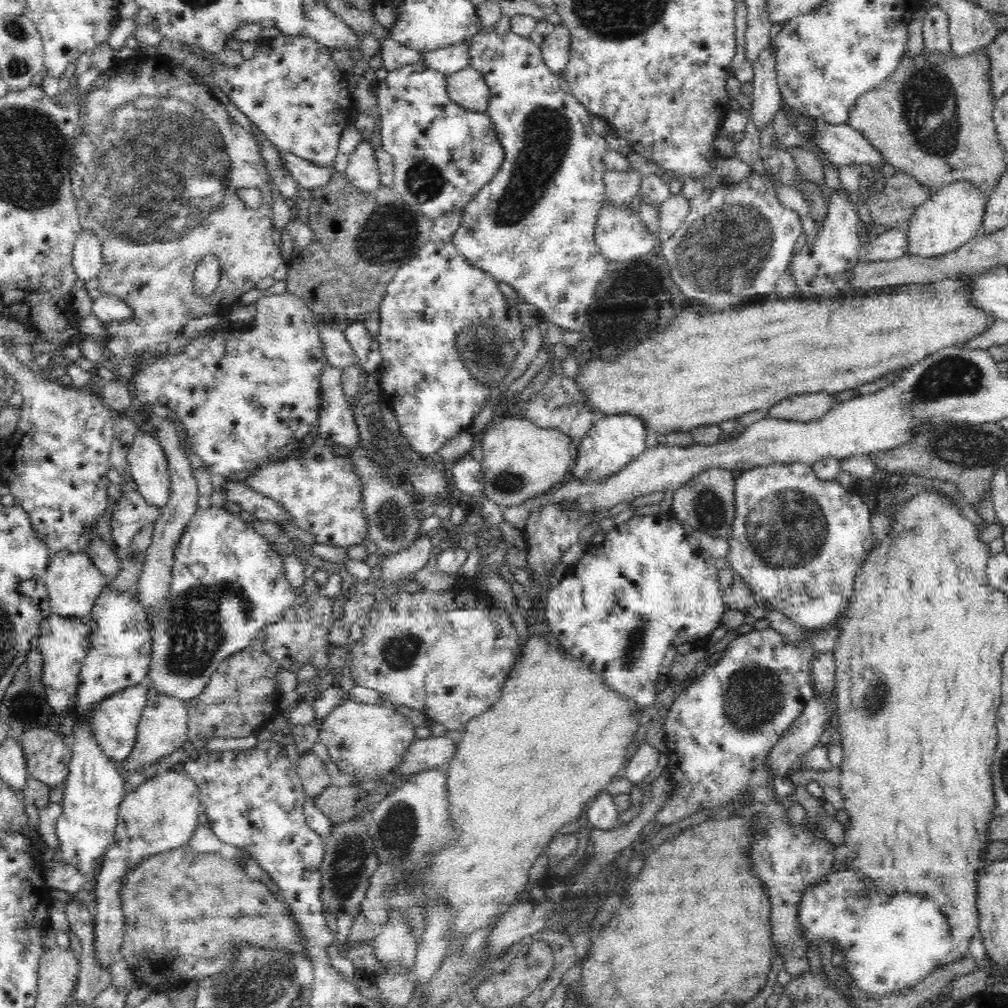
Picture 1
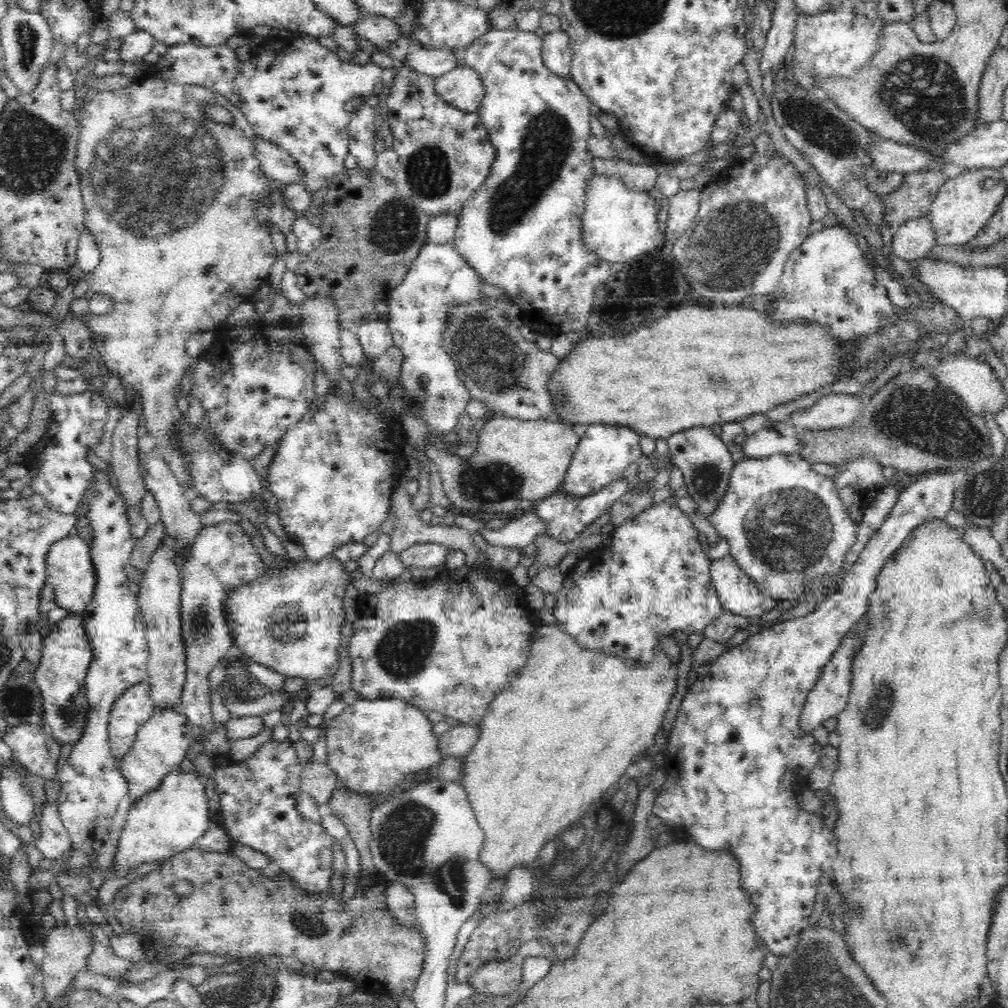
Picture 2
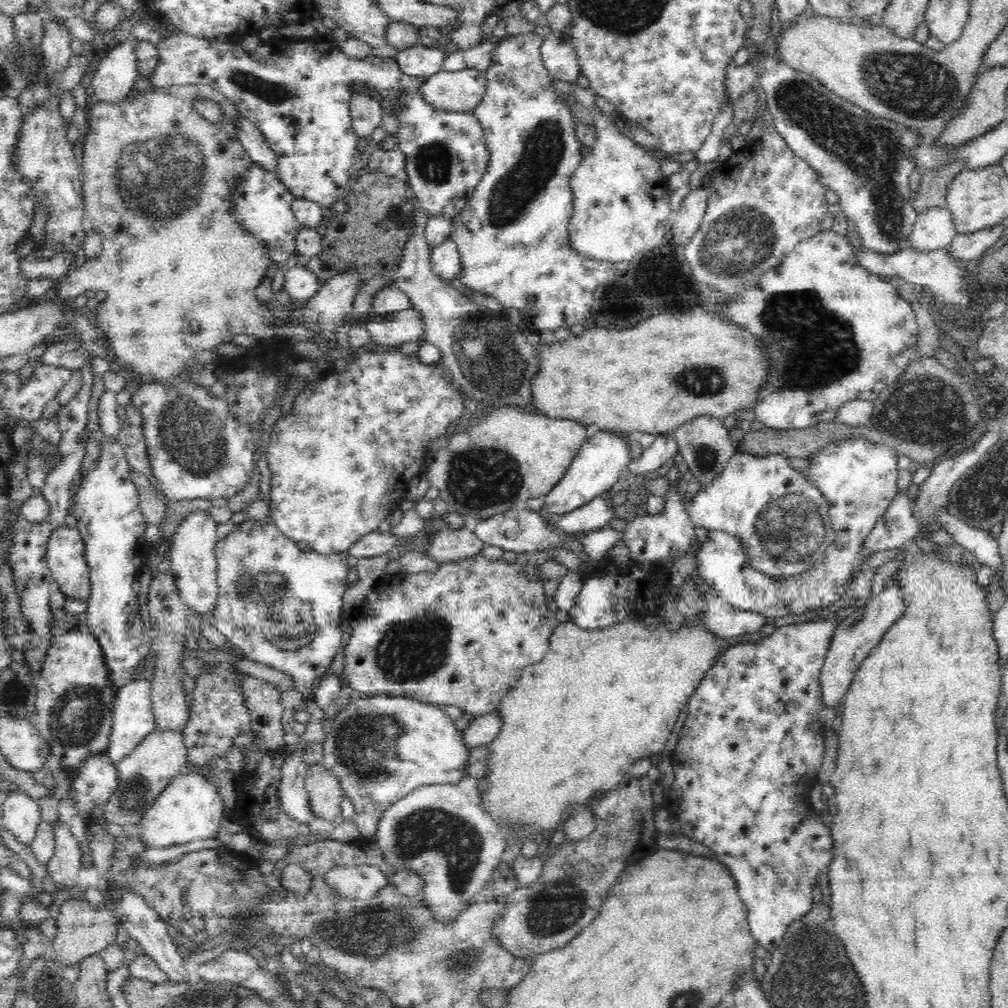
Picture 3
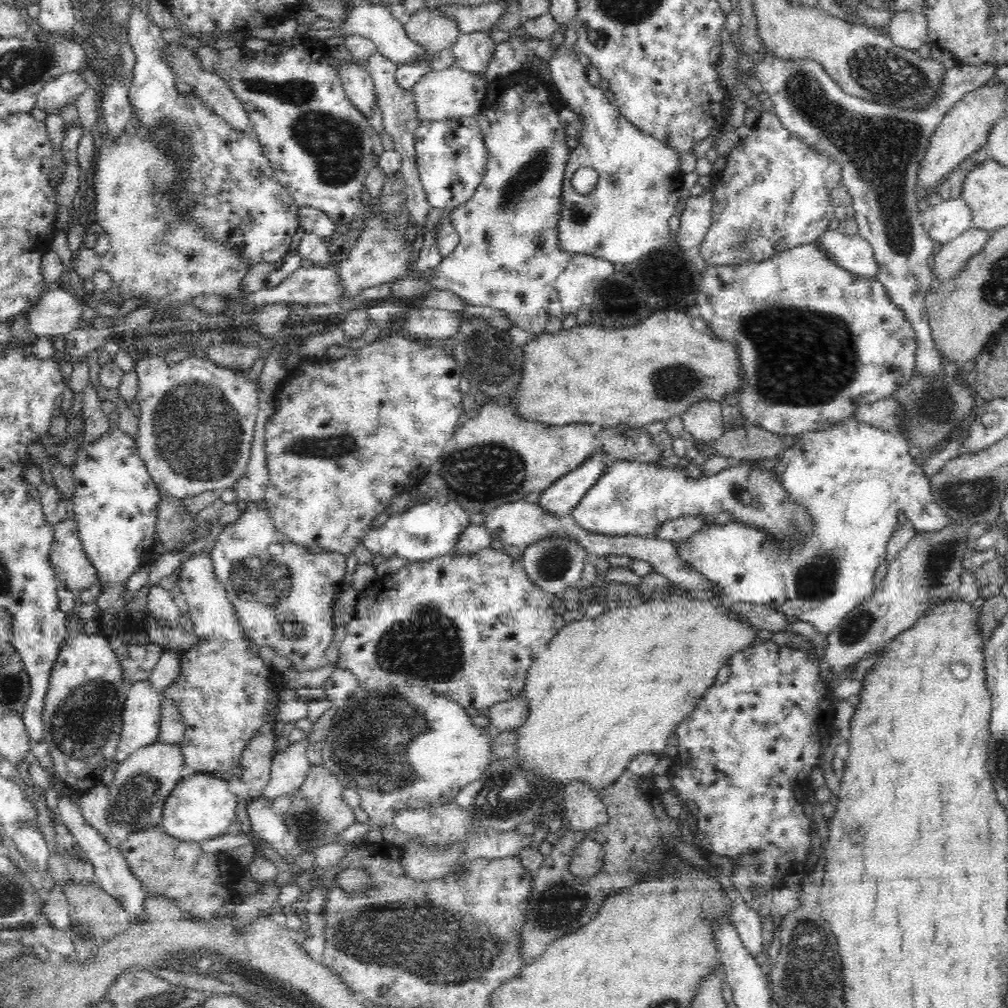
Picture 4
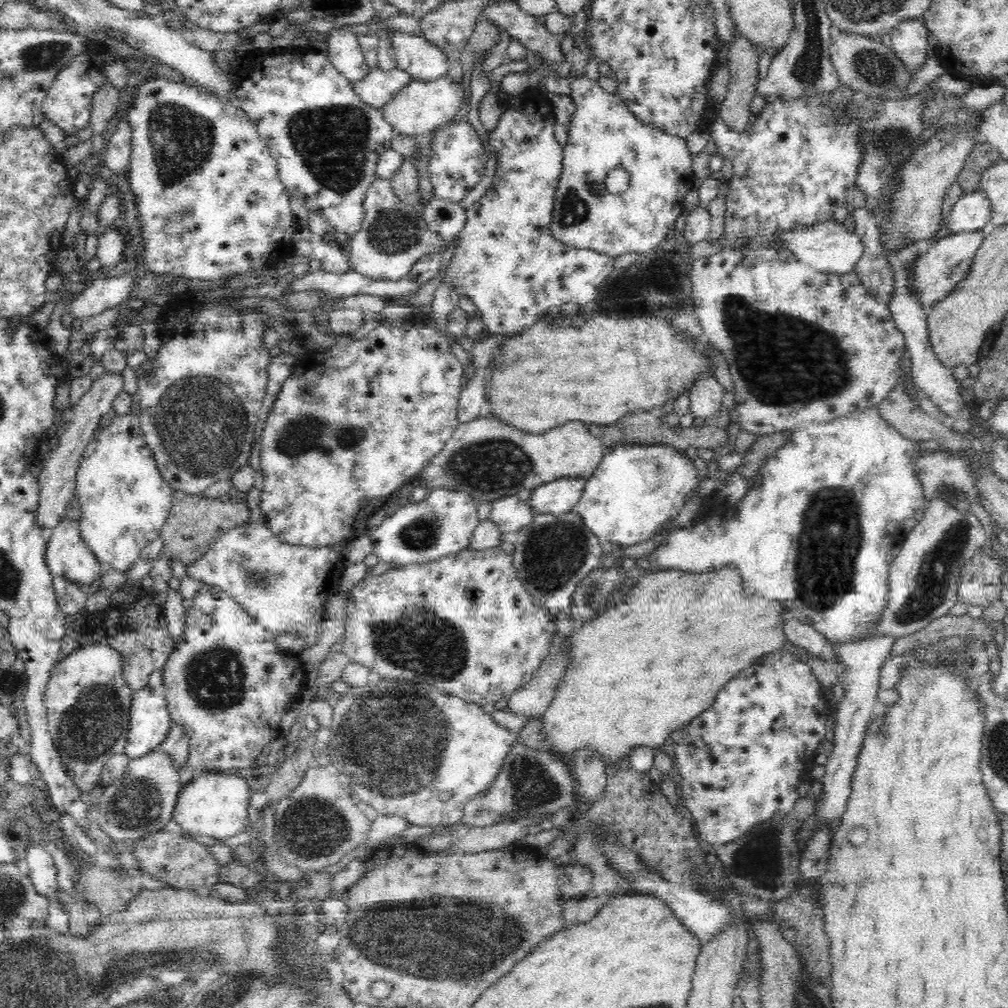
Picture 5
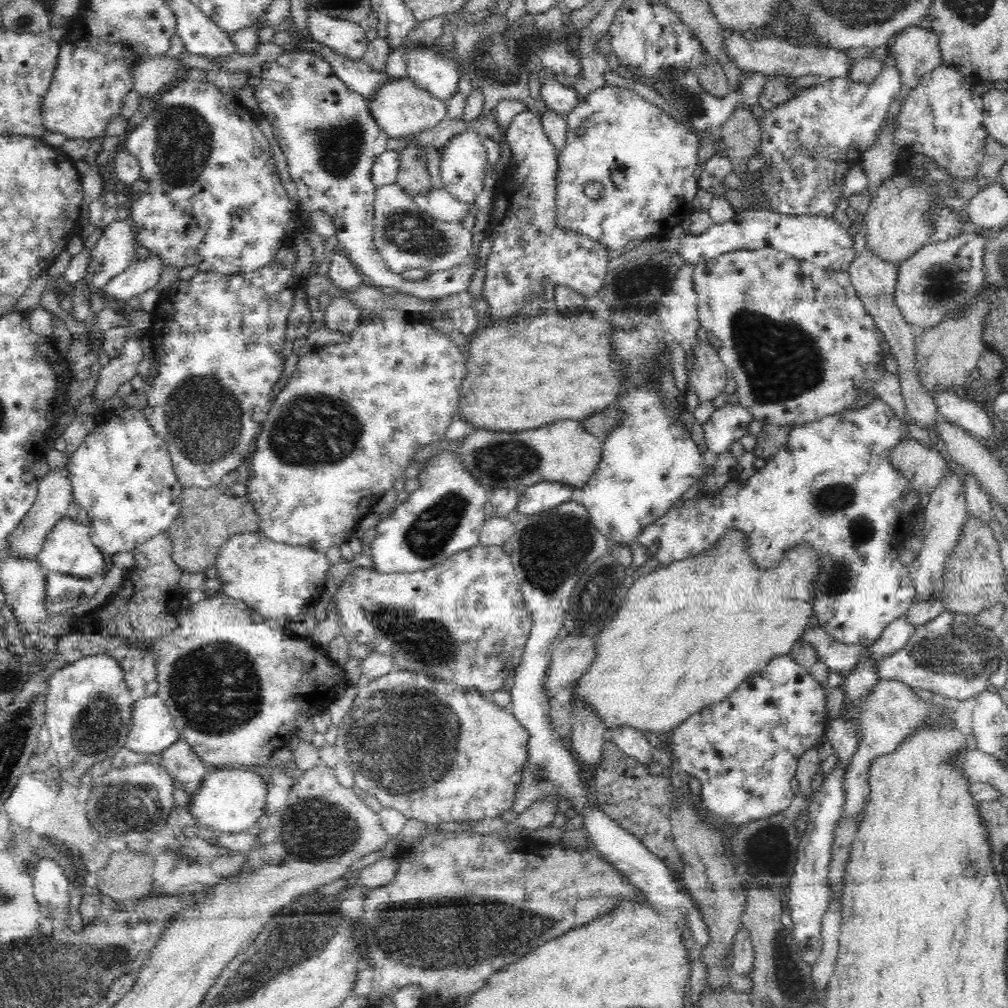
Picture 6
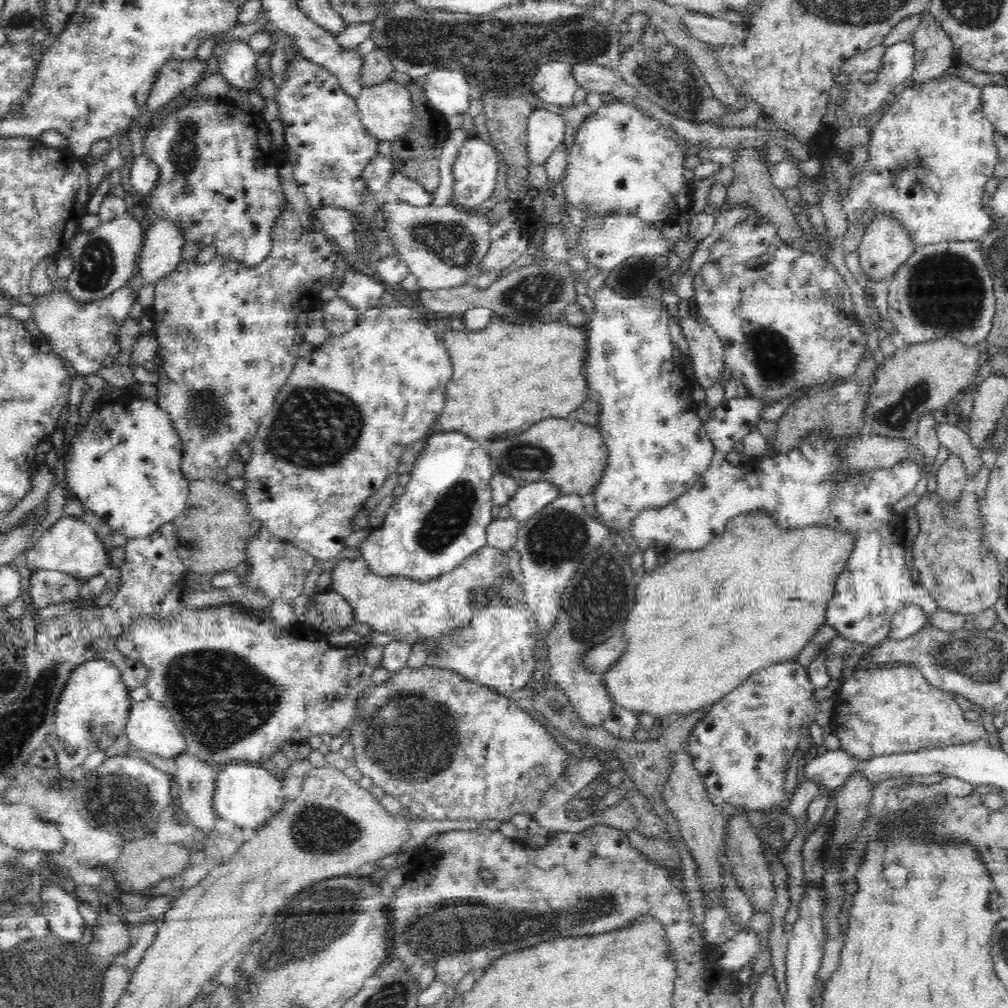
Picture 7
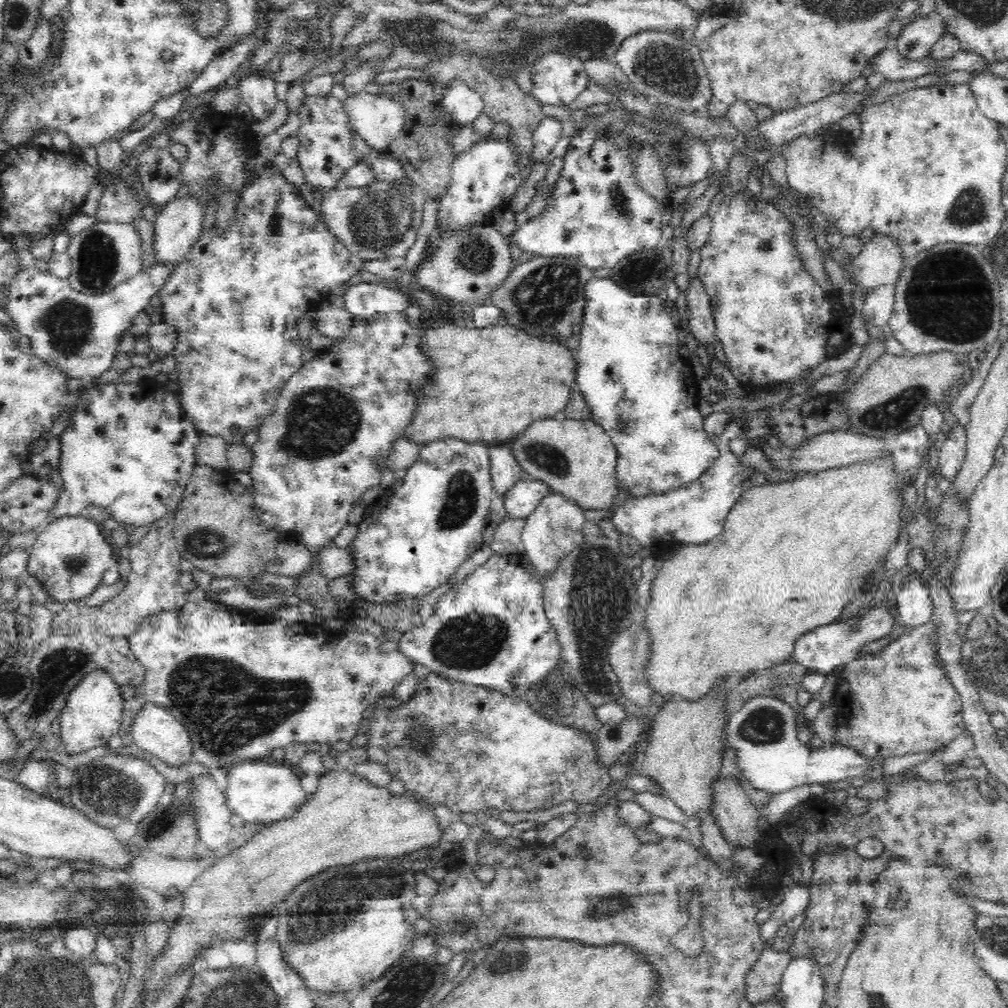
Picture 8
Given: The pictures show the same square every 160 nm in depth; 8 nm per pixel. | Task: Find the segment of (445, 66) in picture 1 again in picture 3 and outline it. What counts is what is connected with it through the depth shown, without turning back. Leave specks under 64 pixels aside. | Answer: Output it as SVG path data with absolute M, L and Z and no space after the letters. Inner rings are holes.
M421 44L402 49L396 56L400 70L412 78L428 78L442 70L446 54L441 48L424 47Z

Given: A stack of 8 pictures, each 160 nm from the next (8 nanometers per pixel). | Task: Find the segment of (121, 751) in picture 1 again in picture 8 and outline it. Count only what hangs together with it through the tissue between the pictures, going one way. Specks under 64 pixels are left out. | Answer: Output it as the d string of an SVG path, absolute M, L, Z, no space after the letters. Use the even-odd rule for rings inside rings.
M152 701L146 702L142 712L136 716L131 732L134 743L140 750L152 754L161 760L166 766L184 766L186 762L192 761L194 756L194 745L192 745L192 735L174 714L161 705Z

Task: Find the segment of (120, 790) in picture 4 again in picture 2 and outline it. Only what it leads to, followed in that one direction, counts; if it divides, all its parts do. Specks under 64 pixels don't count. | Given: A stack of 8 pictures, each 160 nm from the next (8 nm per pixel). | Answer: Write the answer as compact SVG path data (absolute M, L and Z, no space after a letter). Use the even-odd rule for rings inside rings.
M155 708L150 720L140 726L132 748L120 763L123 777L128 785L124 797L130 800L131 808L144 797L144 794L158 790L168 774L182 771L181 764L186 760L188 748L192 746L193 730L194 726L179 709L158 710Z

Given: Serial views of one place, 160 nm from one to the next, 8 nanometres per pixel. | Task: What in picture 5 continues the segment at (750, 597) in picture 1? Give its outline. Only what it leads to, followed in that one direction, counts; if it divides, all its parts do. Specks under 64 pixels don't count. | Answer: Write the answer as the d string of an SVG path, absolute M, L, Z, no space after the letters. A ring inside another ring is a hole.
M868 406L868 409L850 413L831 421L812 421L796 426L787 434L785 443L775 452L772 464L764 464L757 474L758 496L744 496L736 505L729 506L720 502L719 496L714 496L707 502L707 509L695 516L690 526L675 527L666 540L660 544L647 559L651 570L661 571L678 569L689 573L707 573L720 570L724 565L736 567L744 579L744 593L752 597L766 597L780 599L786 603L797 616L806 616L813 622L813 627L818 632L826 635L832 643L855 643L864 641L872 630L876 630L876 622L881 620L888 604L890 604L890 564L888 554L893 546L899 544L903 538L902 522L913 518L916 510L925 510L928 499L923 493L920 481L914 473L914 459L918 454L914 451L915 441L905 437L894 428L880 413L879 406Z

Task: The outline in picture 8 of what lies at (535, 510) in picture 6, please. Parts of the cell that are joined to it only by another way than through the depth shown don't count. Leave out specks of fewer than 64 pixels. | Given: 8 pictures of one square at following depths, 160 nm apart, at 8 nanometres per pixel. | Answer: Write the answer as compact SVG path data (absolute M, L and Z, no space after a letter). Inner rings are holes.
M531 478L514 483L502 494L506 515L515 519L526 518L540 504L548 489L546 483Z

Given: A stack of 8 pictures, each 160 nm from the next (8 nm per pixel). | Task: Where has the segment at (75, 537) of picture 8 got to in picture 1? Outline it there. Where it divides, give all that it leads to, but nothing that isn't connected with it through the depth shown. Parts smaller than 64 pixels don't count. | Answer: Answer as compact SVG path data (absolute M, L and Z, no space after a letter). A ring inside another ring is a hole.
M76 547L64 548L50 554L44 581L50 596L50 611L62 617L89 617L96 598L101 593L108 579L94 565L86 551L80 552Z

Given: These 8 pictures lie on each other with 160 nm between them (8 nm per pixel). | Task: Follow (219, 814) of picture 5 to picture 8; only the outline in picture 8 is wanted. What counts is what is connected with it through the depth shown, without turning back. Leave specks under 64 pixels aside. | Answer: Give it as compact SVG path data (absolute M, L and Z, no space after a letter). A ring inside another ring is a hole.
M244 762L230 768L227 774L226 802L234 814L253 824L270 824L295 816L306 804L306 790L300 784L300 775L293 766Z

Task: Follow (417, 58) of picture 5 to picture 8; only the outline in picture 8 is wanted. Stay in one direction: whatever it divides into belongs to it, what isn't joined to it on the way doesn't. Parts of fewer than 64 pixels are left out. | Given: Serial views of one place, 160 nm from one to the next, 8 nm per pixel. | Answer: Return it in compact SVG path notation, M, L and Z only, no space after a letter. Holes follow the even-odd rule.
M459 80L444 89L440 103L458 124L468 126L484 114L484 100L480 93L468 88Z

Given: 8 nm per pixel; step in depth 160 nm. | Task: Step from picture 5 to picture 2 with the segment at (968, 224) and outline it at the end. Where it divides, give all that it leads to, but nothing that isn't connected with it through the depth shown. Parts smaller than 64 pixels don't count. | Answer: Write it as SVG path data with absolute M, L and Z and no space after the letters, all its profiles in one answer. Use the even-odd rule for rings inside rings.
M924 215L901 223L893 232L892 250L904 260L919 259L938 245L938 232L933 219Z

